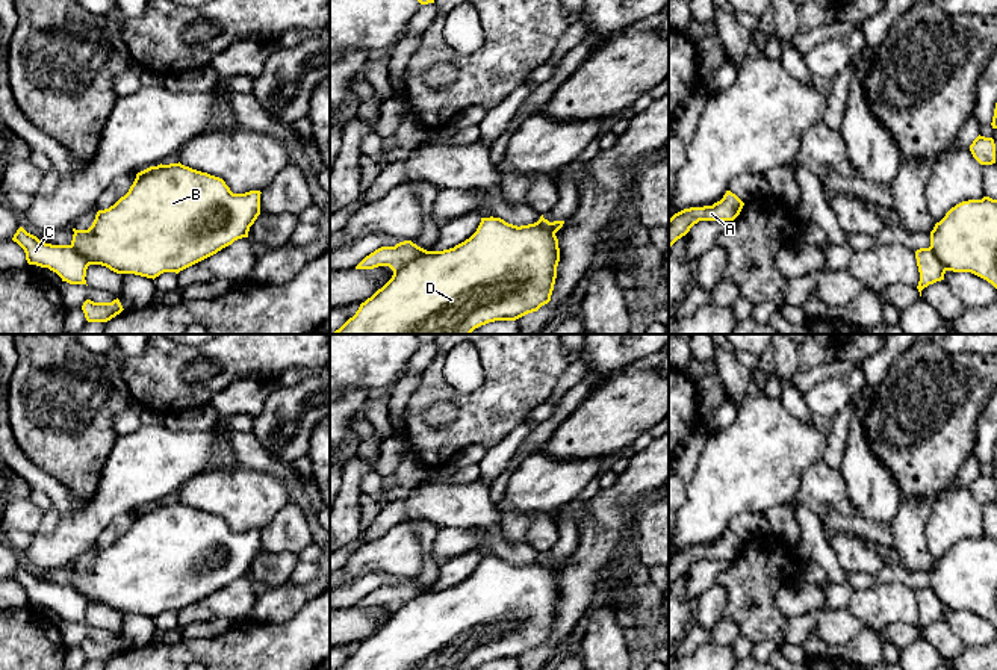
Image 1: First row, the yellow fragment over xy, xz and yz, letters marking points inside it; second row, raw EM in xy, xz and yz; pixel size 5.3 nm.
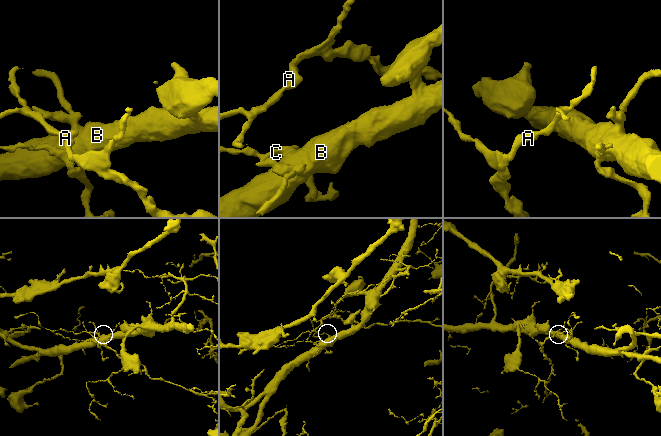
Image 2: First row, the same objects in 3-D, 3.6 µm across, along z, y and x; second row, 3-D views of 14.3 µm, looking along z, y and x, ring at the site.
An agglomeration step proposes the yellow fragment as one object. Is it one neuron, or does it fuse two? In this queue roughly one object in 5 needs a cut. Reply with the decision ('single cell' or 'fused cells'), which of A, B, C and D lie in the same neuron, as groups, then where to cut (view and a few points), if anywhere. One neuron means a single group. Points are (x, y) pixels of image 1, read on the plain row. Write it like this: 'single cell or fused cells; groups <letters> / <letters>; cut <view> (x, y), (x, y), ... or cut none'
fused cells; groups A C / B D; cut xz (428, 590), (409, 599), (394, 611)

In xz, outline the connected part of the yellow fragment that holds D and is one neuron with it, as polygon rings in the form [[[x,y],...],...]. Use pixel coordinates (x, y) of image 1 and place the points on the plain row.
[[[540,555],[534,563],[513,564],[501,557],[481,557],[477,570],[464,581],[443,590],[428,590],[418,597],[408,600],[399,610],[393,611],[392,617],[378,628],[371,637],[360,643],[359,649],[336,670],[474,670],[475,667],[495,659],[516,659],[528,652],[537,650],[542,644],[551,640],[557,617],[557,605],[560,600],[560,587],[555,572],[563,566],[564,560],[549,561]]]

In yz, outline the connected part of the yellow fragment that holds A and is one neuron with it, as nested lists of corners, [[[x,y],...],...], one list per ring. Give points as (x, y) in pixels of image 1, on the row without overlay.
[[[726,529],[723,537],[713,544],[690,546],[675,552],[669,558],[669,587],[699,560],[734,560],[744,541],[731,529]]]

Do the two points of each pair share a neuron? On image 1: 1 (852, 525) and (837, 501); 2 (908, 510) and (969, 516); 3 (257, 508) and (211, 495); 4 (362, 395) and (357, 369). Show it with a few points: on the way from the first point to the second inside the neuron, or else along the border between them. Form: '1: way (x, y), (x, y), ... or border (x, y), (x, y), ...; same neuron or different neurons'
1: border (857, 514), (825, 514), (822, 518); different neurons
2: border (932, 502), (929, 519), (925, 525), (926, 548); different neurons
3: way (245, 499), (238, 495), (223, 495); same neuron
4: border (359, 386), (368, 390); different neurons

